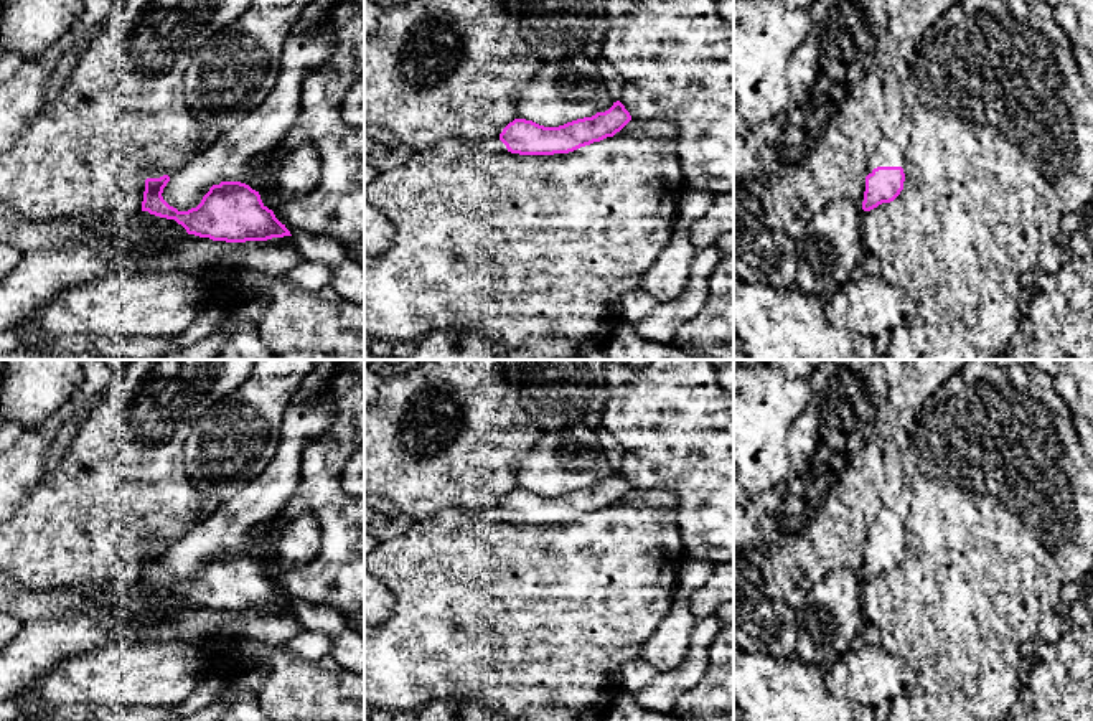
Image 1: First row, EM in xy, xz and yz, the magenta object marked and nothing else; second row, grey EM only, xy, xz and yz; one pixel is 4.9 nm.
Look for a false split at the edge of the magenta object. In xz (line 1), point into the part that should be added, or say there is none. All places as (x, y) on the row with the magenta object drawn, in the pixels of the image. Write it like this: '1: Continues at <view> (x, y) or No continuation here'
1: Continues at xz (493, 141)

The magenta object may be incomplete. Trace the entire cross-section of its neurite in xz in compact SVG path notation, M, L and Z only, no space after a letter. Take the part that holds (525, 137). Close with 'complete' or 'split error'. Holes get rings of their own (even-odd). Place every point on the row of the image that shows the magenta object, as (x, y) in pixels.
M617 101L605 112L597 112L592 117L577 119L559 127L544 127L518 117L485 140L490 148L519 155L569 153L607 137L613 137L630 120L630 112Z; split error

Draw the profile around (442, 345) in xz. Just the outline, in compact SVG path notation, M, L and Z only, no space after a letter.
M435 332L417 342L410 358L373 358L373 360L498 360L491 345L478 335L465 332Z

